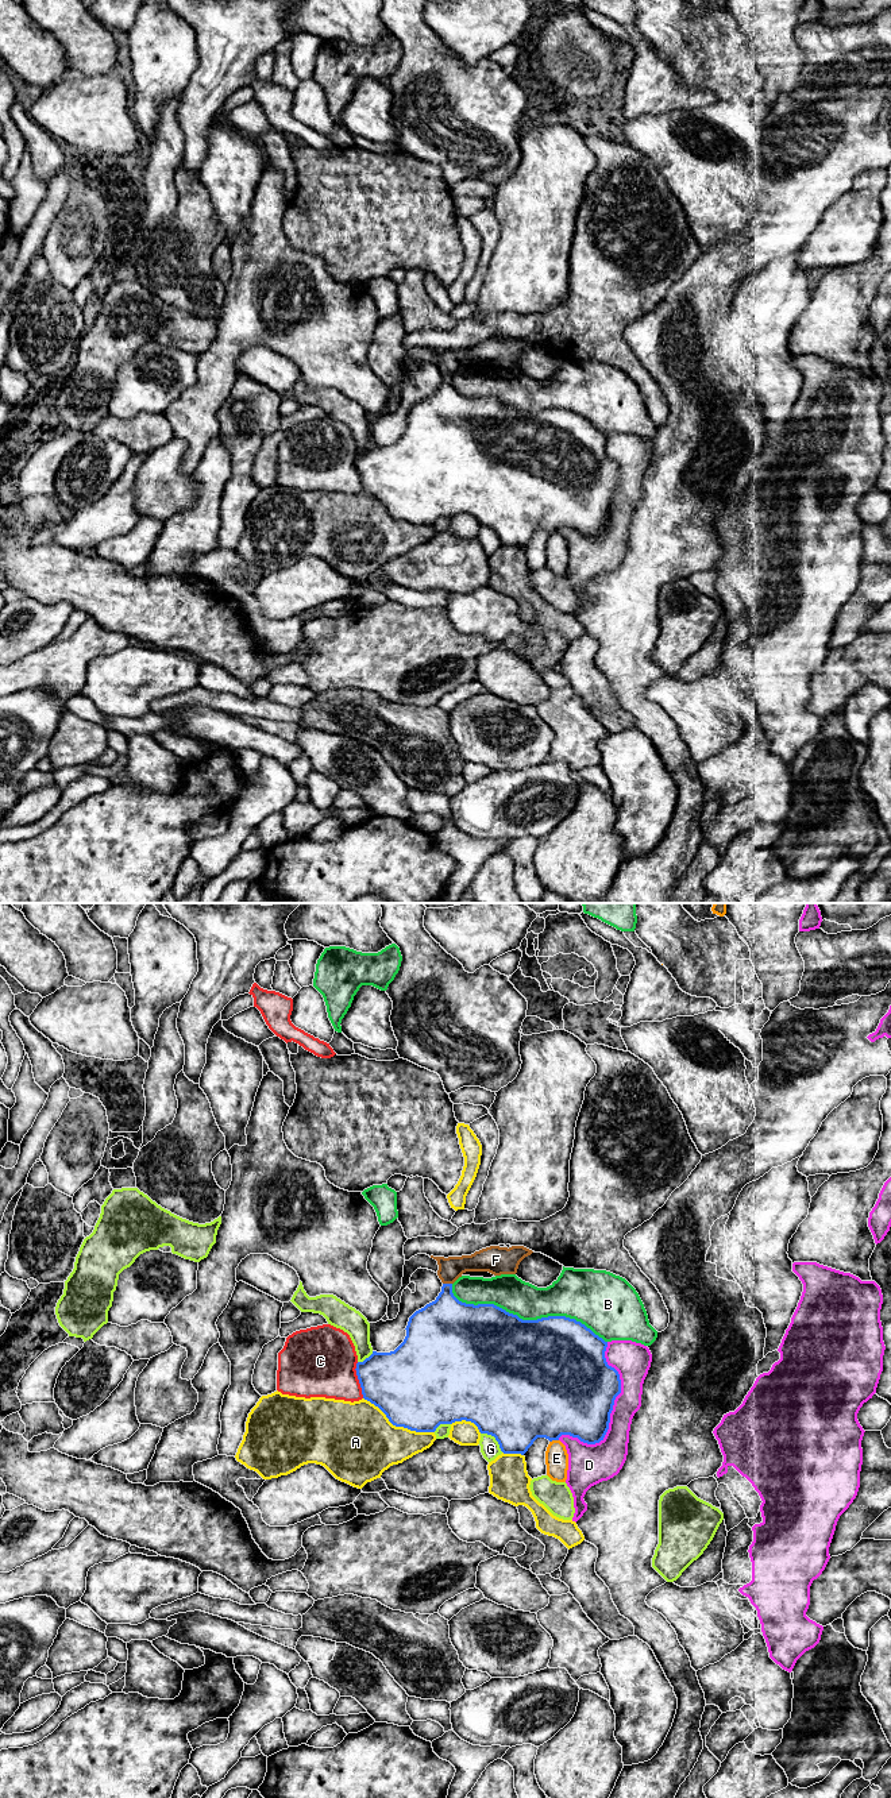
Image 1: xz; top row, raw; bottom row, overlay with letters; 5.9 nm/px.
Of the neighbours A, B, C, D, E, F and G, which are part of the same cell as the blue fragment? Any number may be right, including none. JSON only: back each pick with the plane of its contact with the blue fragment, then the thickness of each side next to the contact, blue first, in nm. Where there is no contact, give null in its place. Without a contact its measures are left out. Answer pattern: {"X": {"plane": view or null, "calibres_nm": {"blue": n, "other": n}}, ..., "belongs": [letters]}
{"F": {"plane": "xz", "calibres_nm": {"blue": 340, "other": 140}}, "belongs": ["F"]}

